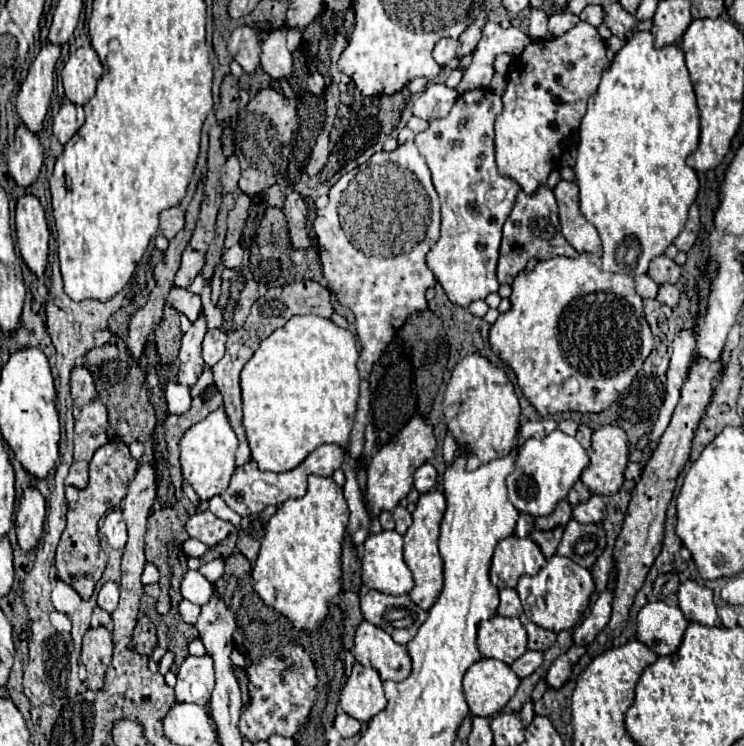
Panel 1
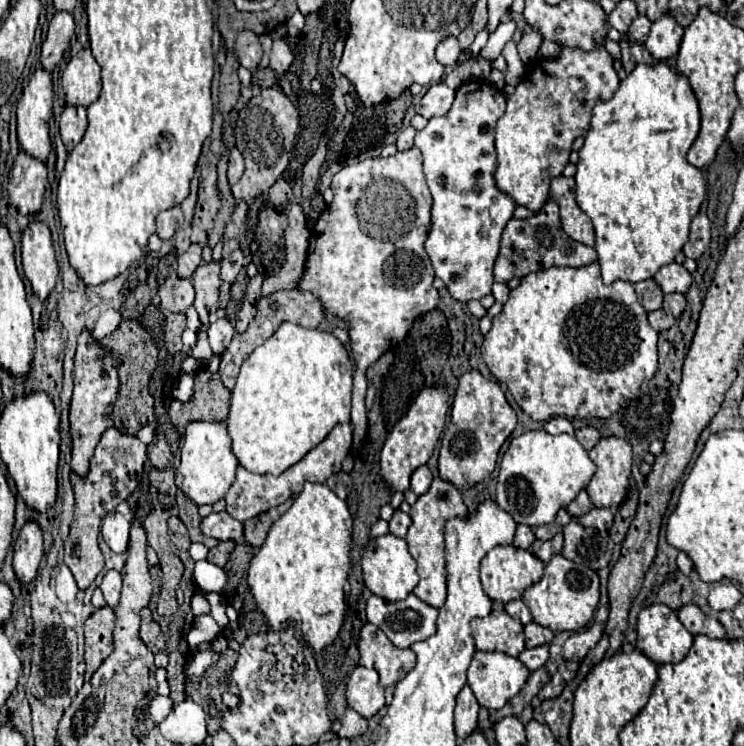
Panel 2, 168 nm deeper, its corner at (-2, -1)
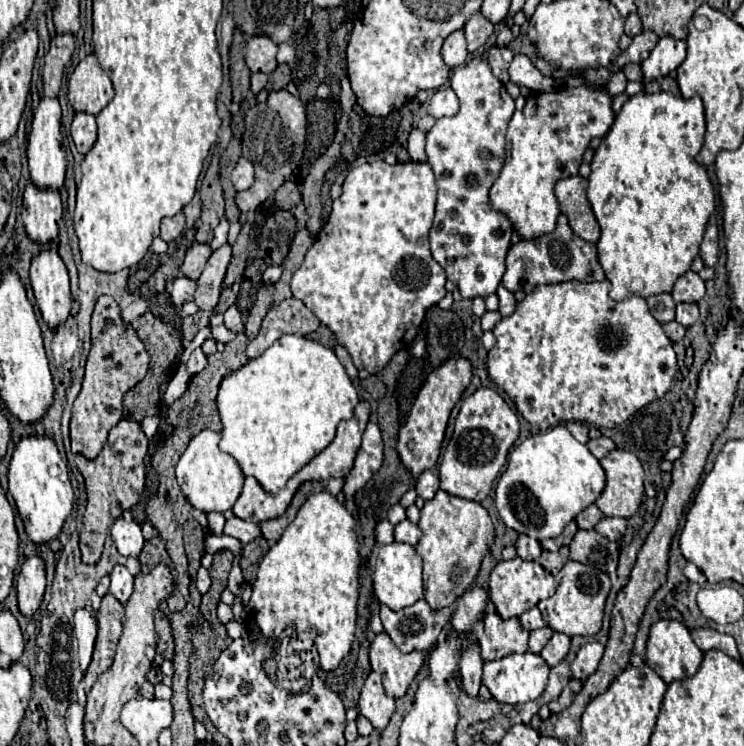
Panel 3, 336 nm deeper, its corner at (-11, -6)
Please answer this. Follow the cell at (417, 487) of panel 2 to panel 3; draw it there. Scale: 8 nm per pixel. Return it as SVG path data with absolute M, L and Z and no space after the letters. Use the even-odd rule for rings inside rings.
M426 470L418 476L418 484L416 484L416 492L418 496L422 496L424 500L432 500L434 494L438 492L440 488L440 480L438 476L432 472L432 470Z

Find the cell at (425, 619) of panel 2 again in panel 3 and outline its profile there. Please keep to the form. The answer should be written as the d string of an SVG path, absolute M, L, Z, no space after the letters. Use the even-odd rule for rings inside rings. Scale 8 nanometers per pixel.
M418 600L414 606L402 610L380 608L380 618L386 634L402 652L428 650L440 638L444 626L450 620L450 608L432 610L426 600Z

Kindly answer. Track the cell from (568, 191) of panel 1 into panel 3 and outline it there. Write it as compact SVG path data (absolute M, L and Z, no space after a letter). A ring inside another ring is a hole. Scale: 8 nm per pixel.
M568 176L568 178L558 180L554 192L558 198L560 210L562 214L568 216L568 222L574 234L586 242L598 242L600 226L586 198L586 186L588 186L586 178Z

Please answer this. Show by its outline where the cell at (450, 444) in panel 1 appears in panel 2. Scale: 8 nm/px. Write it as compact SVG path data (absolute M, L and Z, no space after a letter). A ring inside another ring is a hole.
M441 477L433 479L429 491L425 495L421 495L417 499L417 503L411 507L411 519L413 525L409 527L407 533L407 545L409 545L409 553L413 555L413 559L417 561L417 573L419 573L419 583L413 589L413 593L427 601L431 607L441 607L445 603L445 595L447 595L447 587L445 587L445 541L443 541L443 533L445 533L445 523L451 517L465 517L467 515L467 507L461 499L461 493L455 485L443 481Z

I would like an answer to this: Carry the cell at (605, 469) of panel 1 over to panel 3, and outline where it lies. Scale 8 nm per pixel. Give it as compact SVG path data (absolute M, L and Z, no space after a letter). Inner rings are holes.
M616 448L600 464L606 472L606 488L596 500L596 506L604 516L634 516L644 496L644 468L640 460L632 452Z

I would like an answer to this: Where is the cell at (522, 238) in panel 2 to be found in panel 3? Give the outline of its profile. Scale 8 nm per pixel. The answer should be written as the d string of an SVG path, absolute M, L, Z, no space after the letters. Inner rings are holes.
M564 214L558 216L556 230L550 234L542 234L536 238L522 238L516 244L510 246L506 256L506 272L502 278L502 286L510 292L530 292L538 284L558 284L566 280L580 280L580 282L592 282L602 280L604 270L598 260L596 244L590 244L582 238L578 238L568 224L568 218Z

